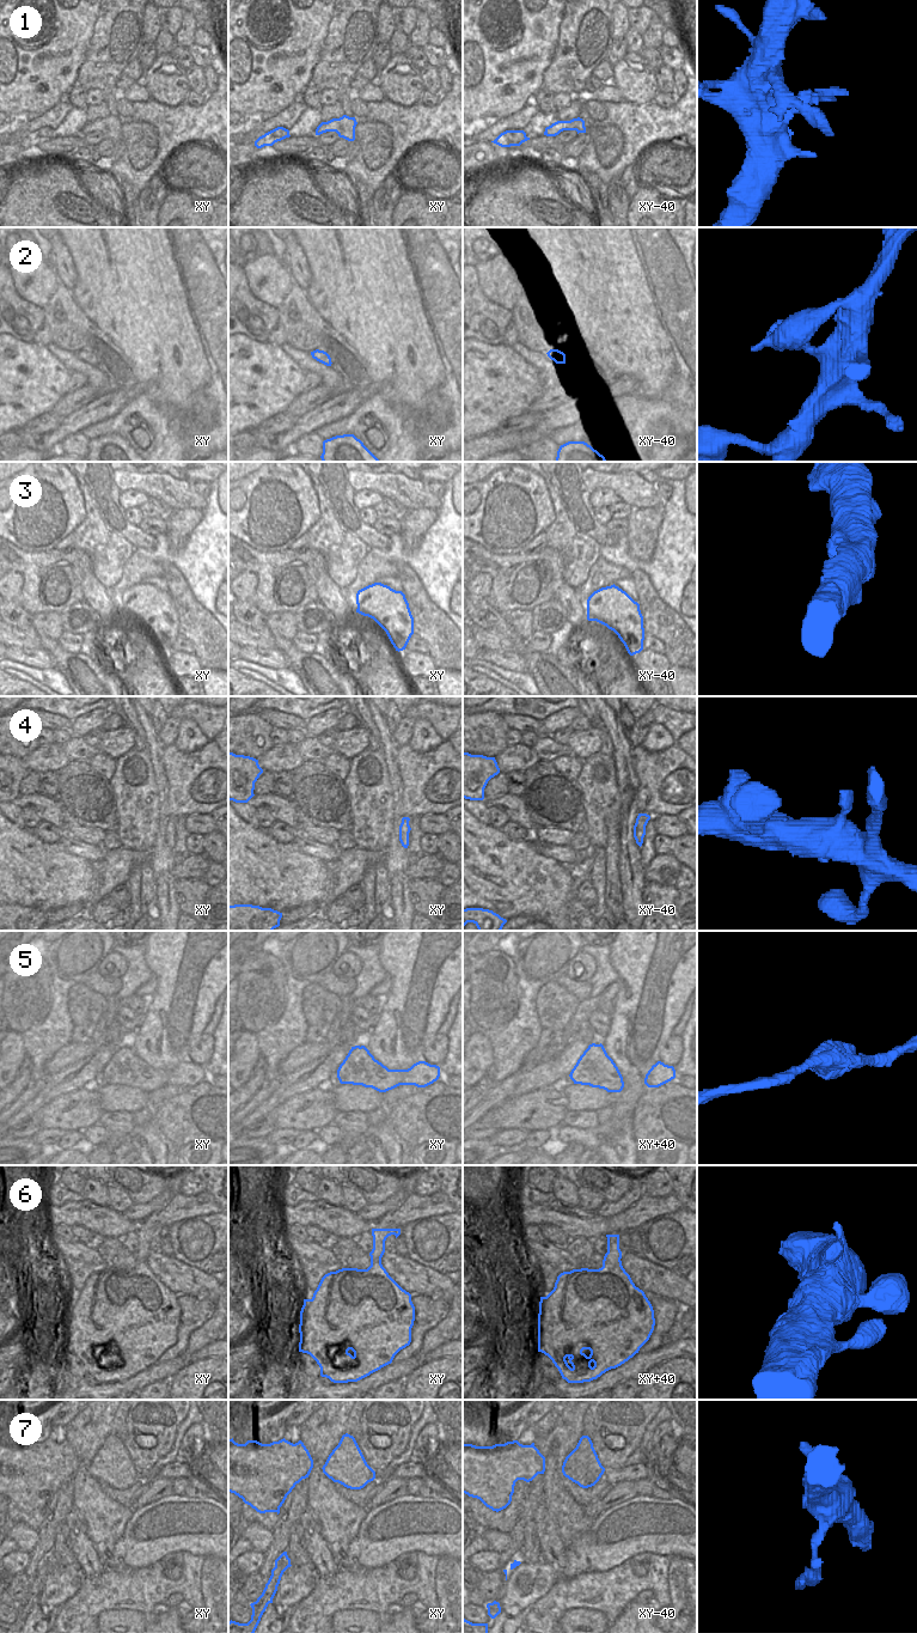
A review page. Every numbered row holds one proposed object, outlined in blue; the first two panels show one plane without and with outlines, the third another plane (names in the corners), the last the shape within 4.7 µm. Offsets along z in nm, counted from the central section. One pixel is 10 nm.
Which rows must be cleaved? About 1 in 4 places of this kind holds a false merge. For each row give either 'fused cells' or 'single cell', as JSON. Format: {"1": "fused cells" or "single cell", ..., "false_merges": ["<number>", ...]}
{"1": "single cell", "2": "single cell", "3": "single cell", "4": "single cell", "5": "single cell", "6": "single cell", "7": "single cell", "false_merges": []}

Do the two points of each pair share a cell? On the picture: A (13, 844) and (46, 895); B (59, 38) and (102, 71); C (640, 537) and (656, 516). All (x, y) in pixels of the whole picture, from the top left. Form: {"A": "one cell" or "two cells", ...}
{"A": "one cell", "B": "two cells", "C": "one cell"}

